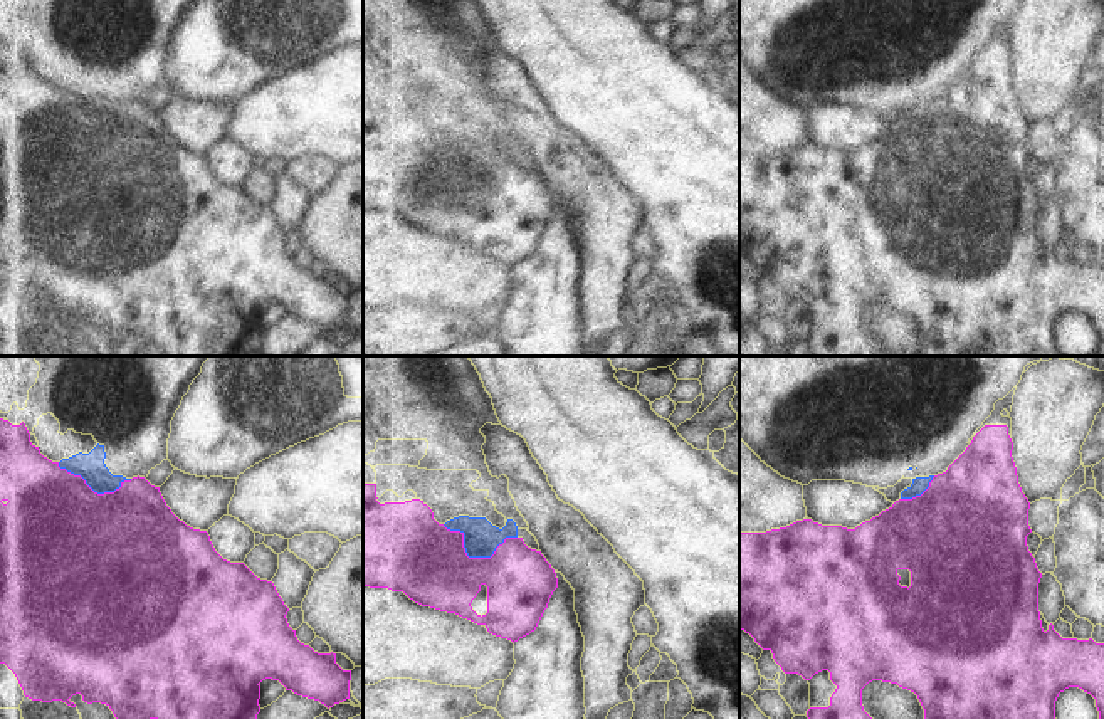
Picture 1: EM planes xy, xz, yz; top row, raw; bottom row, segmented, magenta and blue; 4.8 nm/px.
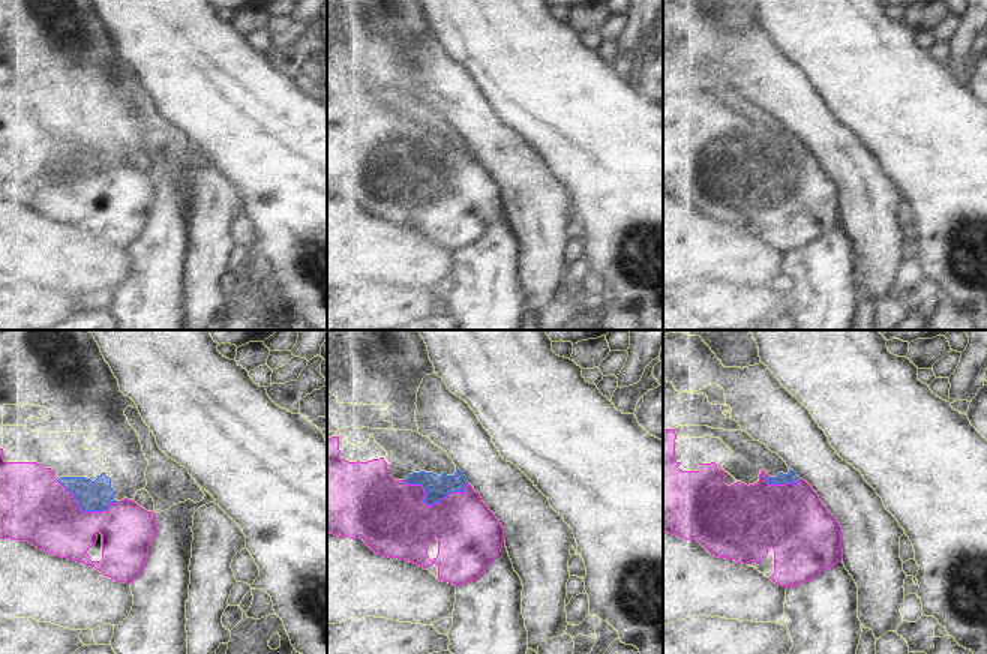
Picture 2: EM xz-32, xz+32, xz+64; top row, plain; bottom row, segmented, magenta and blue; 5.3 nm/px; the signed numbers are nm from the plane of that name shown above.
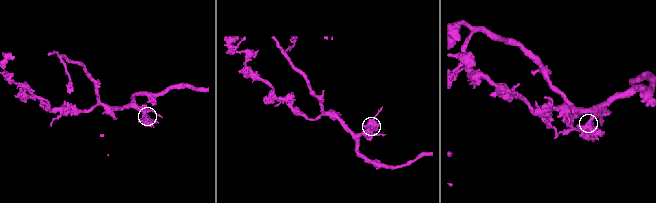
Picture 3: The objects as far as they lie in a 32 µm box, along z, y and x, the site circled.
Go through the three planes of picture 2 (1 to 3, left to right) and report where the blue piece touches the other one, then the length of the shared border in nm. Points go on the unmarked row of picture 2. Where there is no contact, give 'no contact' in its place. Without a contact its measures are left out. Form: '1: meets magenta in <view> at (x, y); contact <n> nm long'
1: meets magenta in xz-32 at (86, 176); contact 360 nm long
2: meets magenta in xz+32 at (429, 170); contact 360 nm long
3: meets magenta in xz+64 at (785, 147); contact 180 nm long

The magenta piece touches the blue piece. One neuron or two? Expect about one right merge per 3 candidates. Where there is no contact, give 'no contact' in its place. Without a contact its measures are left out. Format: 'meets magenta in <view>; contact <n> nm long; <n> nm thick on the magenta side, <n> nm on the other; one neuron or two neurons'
meets magenta in xz; contact 360 nm long; 380 nm thick on the magenta side, 170 nm on the other; one neuron

